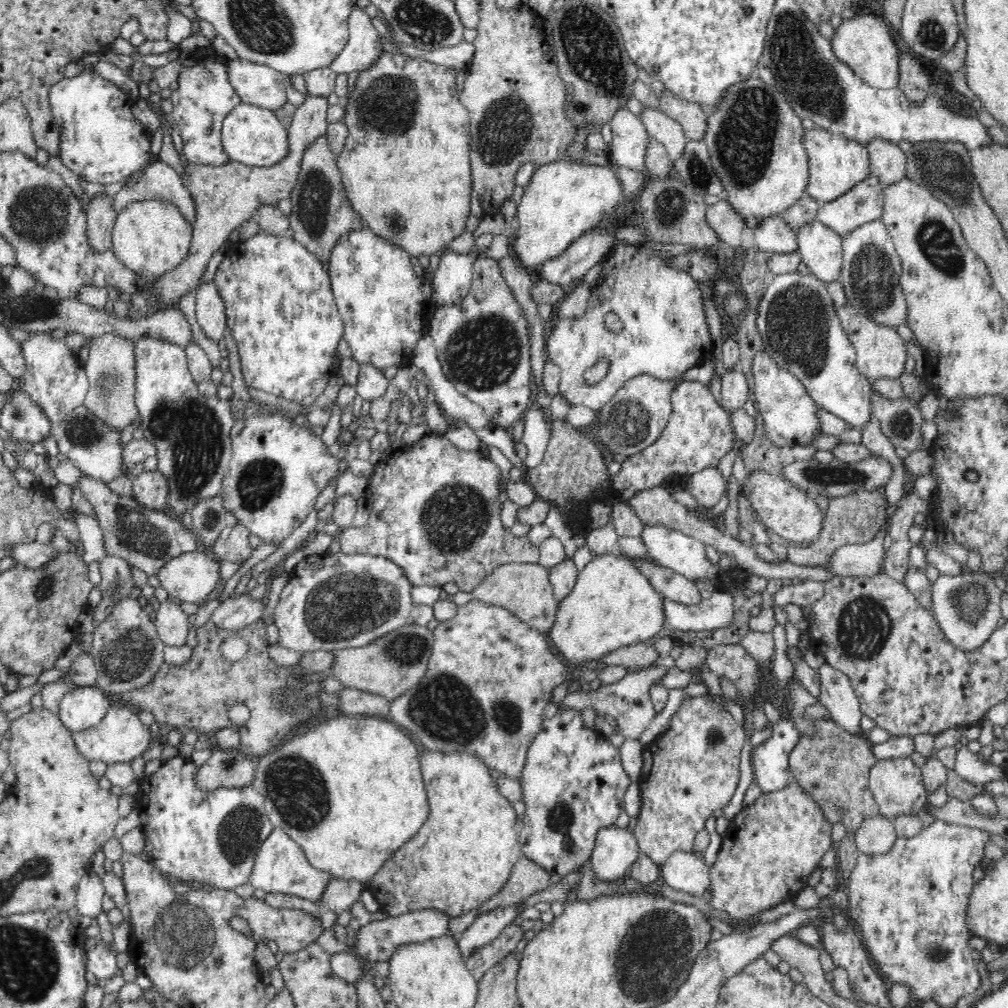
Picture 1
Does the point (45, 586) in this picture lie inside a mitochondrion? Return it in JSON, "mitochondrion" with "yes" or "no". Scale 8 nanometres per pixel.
{"mitochondrion":"yes"}

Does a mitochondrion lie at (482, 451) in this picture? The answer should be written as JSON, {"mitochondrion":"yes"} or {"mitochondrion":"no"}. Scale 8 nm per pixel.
{"mitochondrion":"no"}

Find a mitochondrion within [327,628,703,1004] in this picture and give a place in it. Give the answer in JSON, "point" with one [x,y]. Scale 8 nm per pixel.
{"point":[443,709]}

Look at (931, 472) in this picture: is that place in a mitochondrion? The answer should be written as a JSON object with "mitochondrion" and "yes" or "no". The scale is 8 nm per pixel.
{"mitochondrion":"no"}

